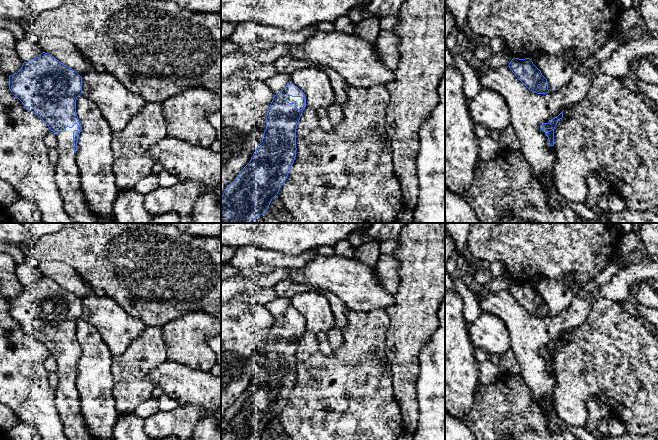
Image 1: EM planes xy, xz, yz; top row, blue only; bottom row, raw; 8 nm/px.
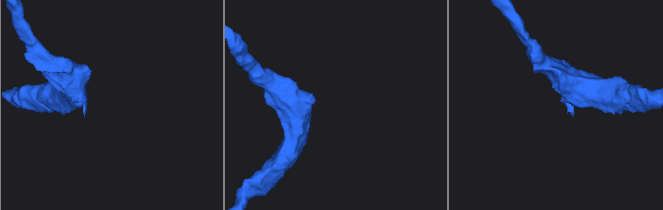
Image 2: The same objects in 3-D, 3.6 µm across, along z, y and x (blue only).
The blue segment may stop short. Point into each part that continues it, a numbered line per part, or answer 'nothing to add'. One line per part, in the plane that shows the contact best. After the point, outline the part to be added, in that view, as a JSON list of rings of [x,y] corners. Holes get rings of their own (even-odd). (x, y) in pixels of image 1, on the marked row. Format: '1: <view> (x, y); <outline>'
1: xy (67, 176); [[[78,125],[65,128],[57,133],[59,158],[55,167],[55,183],[68,216],[76,223],[115,223],[115,221],[95,215],[87,206],[80,184],[80,172],[73,150],[73,131]]]

